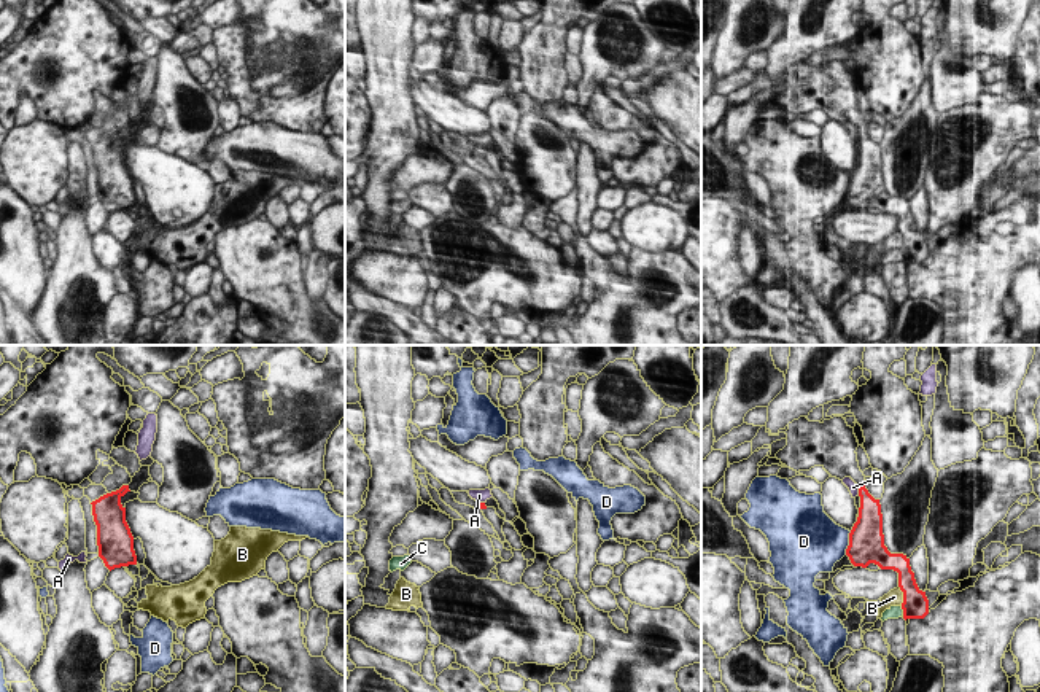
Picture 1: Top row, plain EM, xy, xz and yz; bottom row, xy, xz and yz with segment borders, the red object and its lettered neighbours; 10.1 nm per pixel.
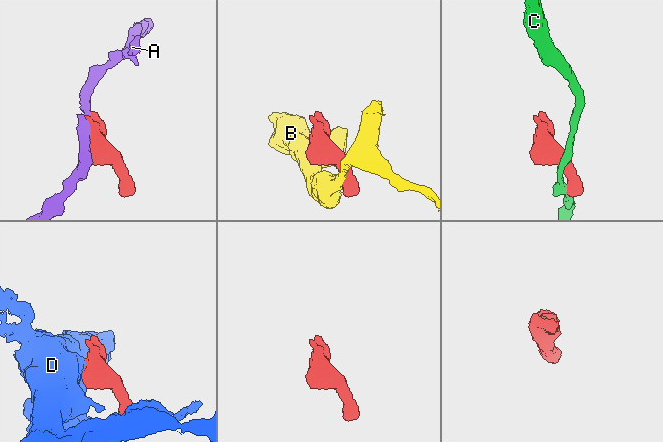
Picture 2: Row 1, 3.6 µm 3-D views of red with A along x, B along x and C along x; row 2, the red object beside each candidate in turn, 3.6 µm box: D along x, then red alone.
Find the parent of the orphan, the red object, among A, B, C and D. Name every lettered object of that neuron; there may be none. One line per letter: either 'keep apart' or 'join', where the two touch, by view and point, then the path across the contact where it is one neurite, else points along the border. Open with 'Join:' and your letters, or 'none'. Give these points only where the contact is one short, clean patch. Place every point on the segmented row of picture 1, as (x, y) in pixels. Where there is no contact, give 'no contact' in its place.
Join: none
A: keep apart; contact yz (859, 490); border yz (857, 485), (859, 493)
B: keep apart; contact yz (904, 595); border yz (899, 586), (902, 605)
C: keep apart; contact yz (904, 611); border yz (900, 606), (904, 616)
D: keep apart; contact yz (849, 543); border yz (851, 532), (845, 554)

